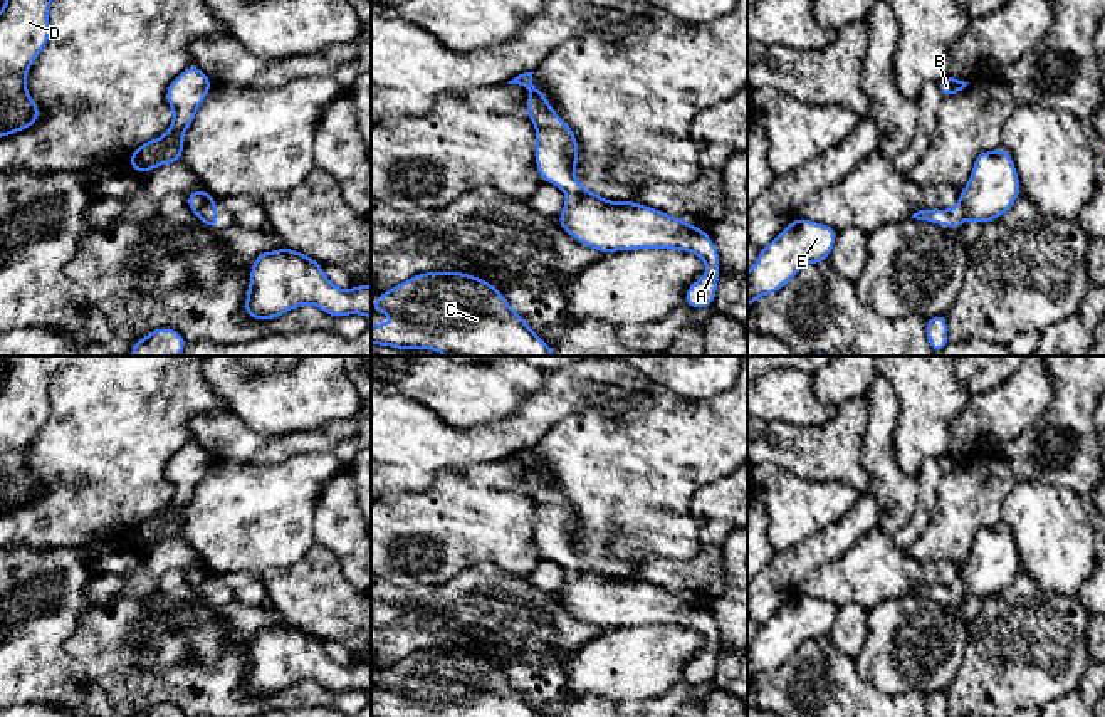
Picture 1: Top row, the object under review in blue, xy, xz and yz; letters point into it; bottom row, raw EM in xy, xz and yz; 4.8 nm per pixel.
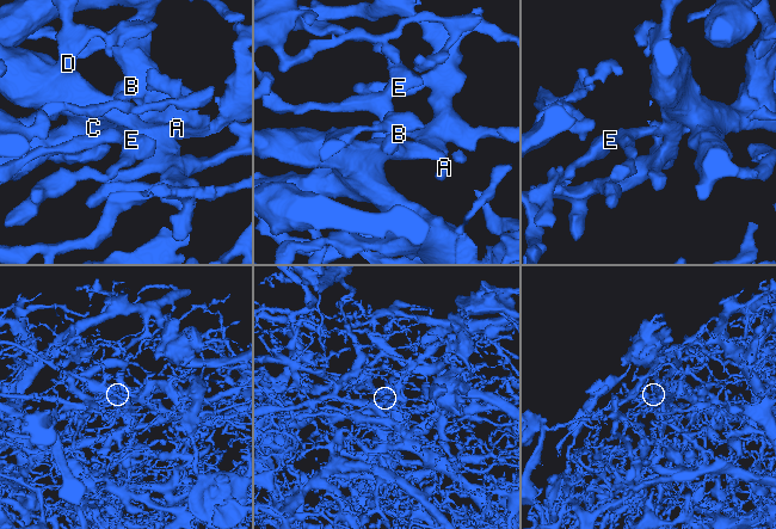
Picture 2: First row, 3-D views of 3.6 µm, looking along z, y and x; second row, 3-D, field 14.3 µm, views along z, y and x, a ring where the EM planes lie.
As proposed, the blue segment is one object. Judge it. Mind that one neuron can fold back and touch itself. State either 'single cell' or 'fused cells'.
single cell

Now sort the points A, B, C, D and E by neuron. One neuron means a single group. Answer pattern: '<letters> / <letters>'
A B C D E

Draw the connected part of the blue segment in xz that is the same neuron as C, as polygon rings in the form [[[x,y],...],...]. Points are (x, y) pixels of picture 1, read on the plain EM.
[[[423,648],[381,668],[373,687],[396,695],[373,700],[371,717],[542,717],[490,658],[465,648]]]

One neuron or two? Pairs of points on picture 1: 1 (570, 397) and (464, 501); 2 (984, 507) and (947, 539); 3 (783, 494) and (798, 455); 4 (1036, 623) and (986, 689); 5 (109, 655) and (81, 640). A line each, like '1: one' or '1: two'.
1: two
2: one
3: two
4: one
5: one

